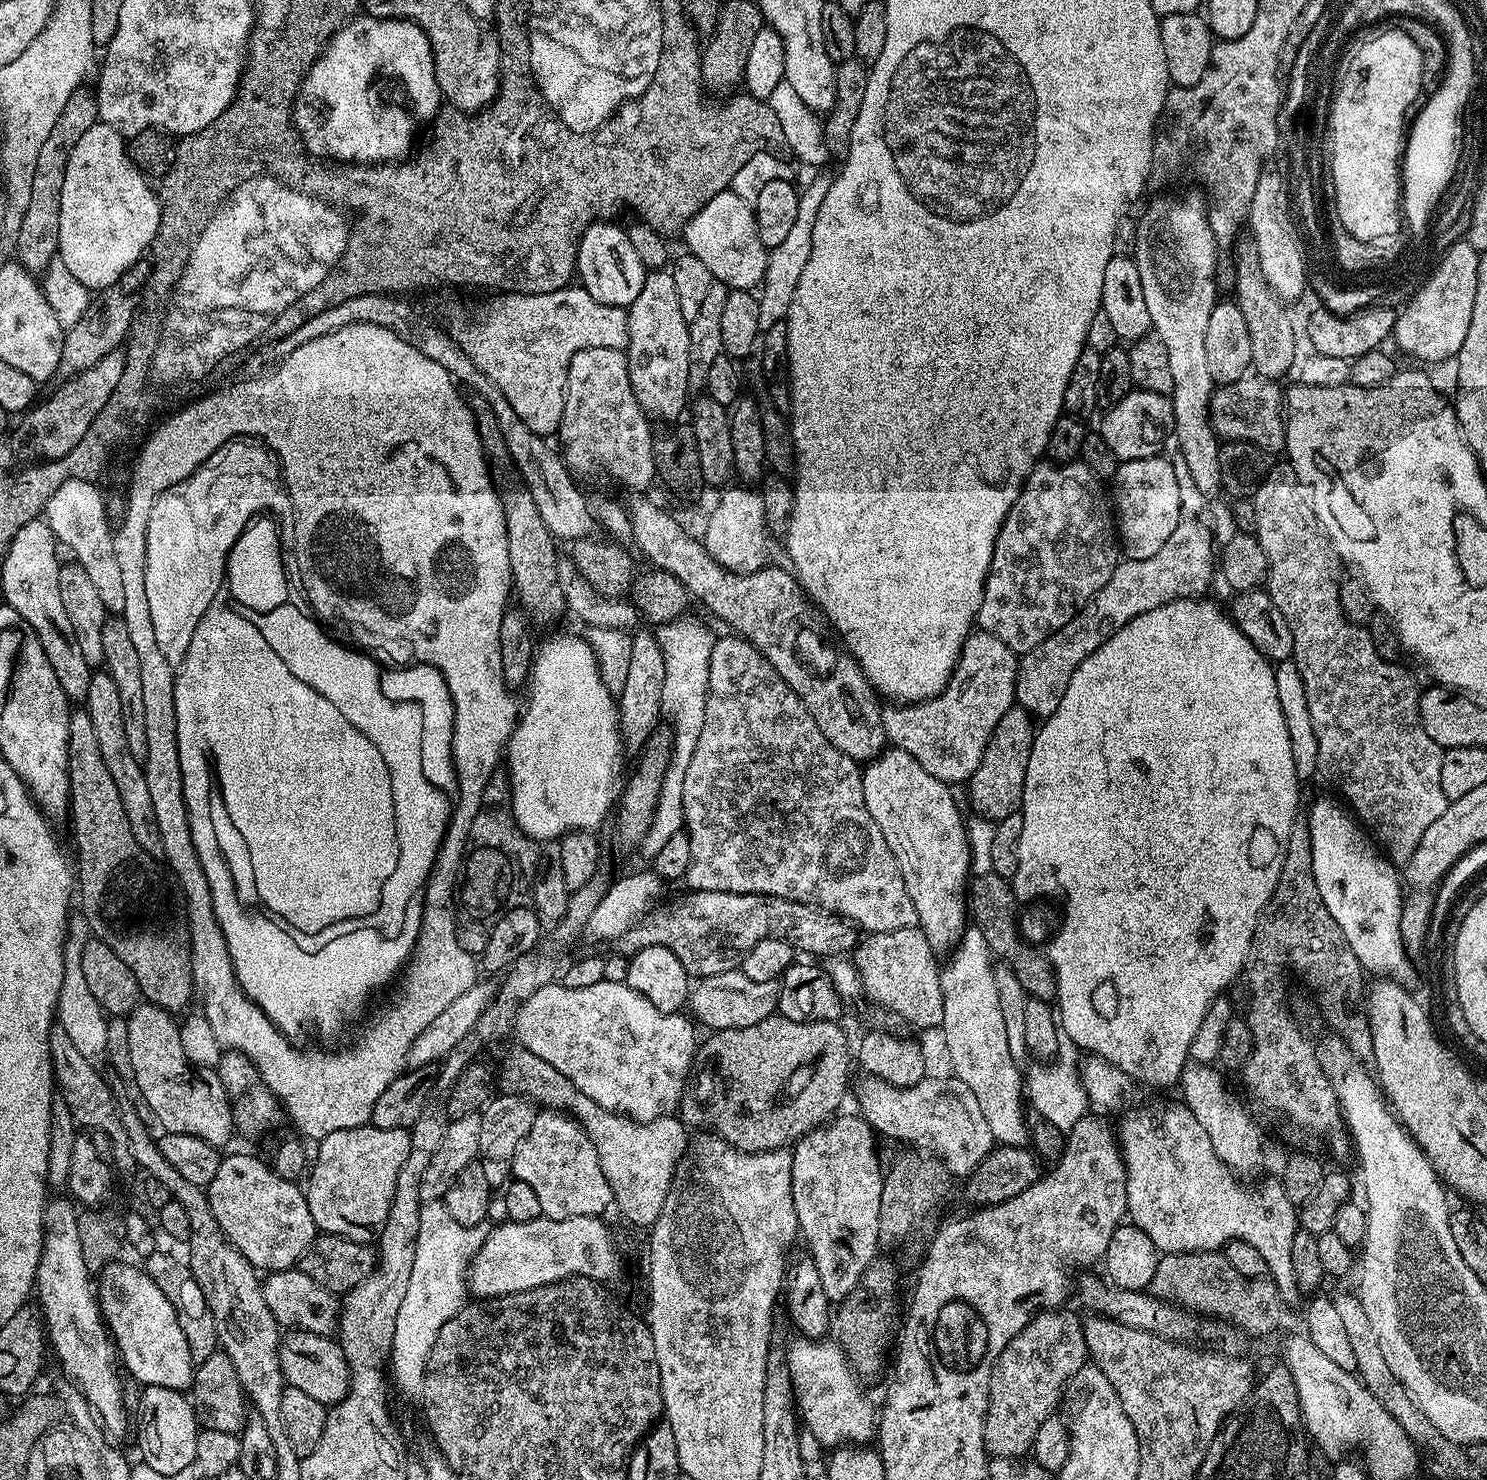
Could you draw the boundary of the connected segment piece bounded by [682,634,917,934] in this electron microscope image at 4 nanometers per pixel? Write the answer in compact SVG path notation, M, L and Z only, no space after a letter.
M735 634L727 635L721 635L717 639L714 654L710 654L706 718L702 721L702 734L698 734L698 746L694 746L690 766L686 766L686 783L682 785L683 831L687 832L690 838L687 887L698 892L753 892L755 896L777 896L797 900L803 904L824 908L827 912L835 912L837 916L852 921L857 929L868 934L917 927L914 902L910 902L906 882L902 882L902 870L898 870L898 862L894 854L890 854L890 846L886 846L886 838L882 838L878 822L874 822L874 818L870 818L870 810L866 810L866 798L862 794L861 765L834 747L826 738L826 734L818 730L804 703L794 694L794 690L790 690L790 686L781 678L778 670L770 666L768 659L751 642Z

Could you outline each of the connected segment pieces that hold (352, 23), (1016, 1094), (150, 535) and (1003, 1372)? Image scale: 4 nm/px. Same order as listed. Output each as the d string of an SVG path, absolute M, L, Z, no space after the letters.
M360 14L339 28L305 74L300 83L300 91L296 94L296 102L292 106L292 127L296 129L305 152L316 158L333 156L338 160L336 162L353 164L403 161L413 151L412 120L408 117L407 110L400 105L398 97L387 96L392 80L404 91L404 96L412 103L412 112L416 116L432 116L436 107L442 104L440 87L434 74L432 47L426 34L416 23L395 18L379 20Z
M975 926L965 927L964 935L961 936L959 944L951 949L948 961L943 961L940 969L940 985L942 986L942 1022L940 1028L944 1032L944 1048L948 1051L948 1060L952 1063L955 1079L966 1082L966 1086L970 1086L970 1090L974 1090L974 1098L978 1098L978 1106L982 1106L982 1114L986 1114L986 1123L990 1126L990 1134L993 1141L997 1145L1007 1146L1009 1148L1018 1148L1029 1143L1030 1137L1028 1134L1028 1121L1026 1119L1026 1084L1022 1079L1020 1080L1021 1065L1014 1062L1014 1058L1010 1056L1010 1045L1006 1042L1006 1025L1002 1018L1002 1002L998 1002L998 986L994 982L994 974L996 973L994 967L994 955L991 949L988 948L986 938L983 937L982 931Z
M237 438L227 440L201 468L194 470L194 474L190 474L182 482L166 489L150 510L150 522L146 530L146 566L144 567L146 570L146 592L168 592L168 584L208 584L208 580L220 580L220 574L224 574L222 554L232 554L230 540L234 538L234 534L239 534L239 536L243 534L253 523L252 519L263 517L262 506L274 506L274 508L278 506L278 484L283 484L283 475L275 462L273 453L262 443L249 443Z
M1064 1311L1036 1313L992 1367L988 1412L984 1415L984 1447L992 1456L1027 1457L1038 1426L1057 1411L1068 1381L1088 1360L1084 1320Z

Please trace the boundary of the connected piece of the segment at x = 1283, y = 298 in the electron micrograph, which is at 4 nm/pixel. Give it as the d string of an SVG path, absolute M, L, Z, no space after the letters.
M1261 171L1258 186L1254 186L1254 198L1250 198L1246 224L1249 229L1252 227L1250 239L1257 246L1262 272L1270 290L1281 302L1289 302L1306 291L1305 273L1300 268L1299 253L1296 252L1295 239L1298 235L1293 232L1285 209L1284 190L1281 187L1285 177L1281 173L1268 171Z

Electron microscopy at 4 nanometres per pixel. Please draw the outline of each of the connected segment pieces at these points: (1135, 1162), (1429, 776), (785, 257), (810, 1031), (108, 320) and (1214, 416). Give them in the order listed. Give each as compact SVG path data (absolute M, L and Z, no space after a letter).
M1177 1102L1173 1108L1144 1108L1141 1112L1127 1112L1123 1113L1125 1116L1120 1120L1120 1128L1118 1124L1118 1139L1120 1141L1120 1152L1124 1155L1124 1165L1126 1166L1126 1198L1128 1199L1128 1216L1131 1223L1140 1227L1149 1235L1151 1242L1160 1254L1169 1252L1215 1252L1223 1249L1224 1245L1232 1240L1250 1242L1250 1246L1255 1246L1262 1253L1262 1258L1266 1258L1268 1276L1280 1292L1281 1301L1285 1305L1294 1303L1296 1296L1298 1297L1296 1275L1294 1274L1294 1234L1298 1231L1298 1208L1297 1205L1288 1200L1283 1183L1279 1179L1268 1180L1257 1192L1247 1192L1240 1185L1241 1177L1231 1168L1228 1168L1226 1162L1222 1162L1222 1158L1218 1158L1218 1154L1214 1152L1214 1146L1210 1142L1210 1134L1206 1134L1206 1130L1202 1130L1202 1122L1198 1122L1198 1118L1194 1118L1194 1114L1183 1103Z
M1273 463L1266 479L1256 487L1251 502L1257 515L1254 535L1268 559L1266 590L1274 606L1282 610L1292 631L1294 650L1291 660L1298 666L1298 674L1302 674L1306 706L1310 706L1310 722L1314 722L1314 734L1318 734L1319 775L1324 775L1341 792L1339 795L1374 837L1383 855L1393 864L1403 866L1414 850L1418 850L1422 834L1430 830L1437 818L1442 818L1442 810L1446 810L1450 803L1446 794L1442 794L1445 749L1438 747L1434 738L1422 730L1421 689L1416 688L1415 678L1400 662L1381 658L1367 627L1350 624L1342 614L1342 561L1321 528L1320 519L1312 509L1312 501L1308 499L1308 493L1292 465Z
M824 168L817 171L815 173L817 175L807 184L806 188L801 189L797 219L795 219L793 227L781 245L772 248L768 253L766 274L757 297L759 302L758 322L762 330L781 323L788 315L798 278L801 277L802 269L812 249L814 218L818 216L822 201L826 198L830 186L833 185L834 174L827 170Z
M773 1014L771 1016L767 1016L766 1018L762 1018L762 1022L754 1022L754 1026L742 1026L741 1028L718 1028L715 1029L711 1033L712 1036L708 1041L703 1041L702 1044L702 1064L704 1060L704 1076L697 1075L695 1077L694 1083L687 1089L686 1095L678 1109L679 1119L683 1120L685 1125L693 1126L695 1129L704 1130L707 1129L709 1132L714 1132L716 1135L722 1137L726 1142L730 1142L730 1146L734 1146L738 1150L742 1150L743 1152L772 1152L775 1148L788 1148L789 1146L795 1145L796 1141L800 1139L800 1137L806 1135L807 1132L813 1132L816 1128L820 1127L821 1124L825 1123L829 1118L835 1117L837 1113L841 1111L840 1103L844 1100L844 1095L849 1095L850 1092L850 1084L848 1088L848 1036L846 1033L840 1029L841 1025L837 1023L835 1020L807 1020L806 1022L794 1022L790 1018L786 1018L785 1016L781 1016L779 1014Z
M141 258L134 266L123 272L117 282L101 289L80 314L78 322L71 324L64 333L62 342L62 358L59 375L71 378L90 370L106 354L117 351L127 341L132 330L132 320L143 303L143 292L151 276L151 263Z
M1247 372L1232 383L1221 384L1213 389L1209 404L1209 420L1217 437L1225 441L1249 441L1267 452L1283 451L1285 430L1283 417L1283 389L1275 381L1265 379L1260 373Z

